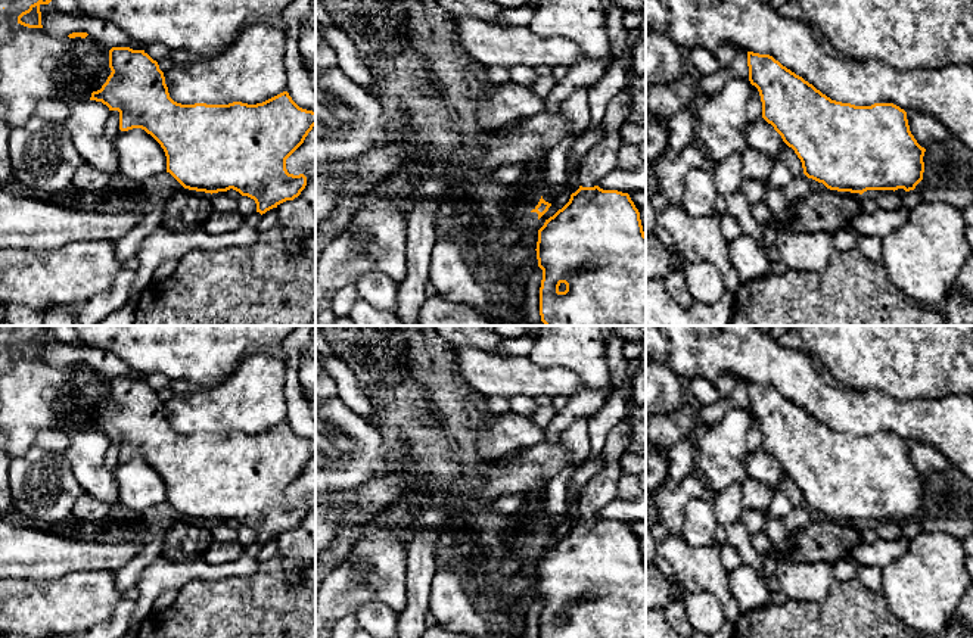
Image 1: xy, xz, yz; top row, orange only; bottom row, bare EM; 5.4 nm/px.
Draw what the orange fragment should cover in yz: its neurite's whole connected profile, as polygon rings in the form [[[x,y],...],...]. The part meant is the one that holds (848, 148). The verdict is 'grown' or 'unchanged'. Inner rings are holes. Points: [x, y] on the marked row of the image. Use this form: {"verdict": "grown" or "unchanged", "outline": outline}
{"verdict": "unchanged", "outline": [[[747,52],[749,81],[759,91],[762,118],[795,150],[803,174],[830,190],[914,190],[923,180],[926,149],[910,131],[907,112],[893,103],[855,106],[831,100],[770,55]]]}

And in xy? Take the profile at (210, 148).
{"verdict": "unchanged", "outline": [[[112,47],[109,50],[109,68],[111,75],[100,90],[91,93],[90,100],[102,102],[109,111],[118,111],[121,131],[142,128],[150,134],[165,152],[167,172],[184,189],[211,194],[233,189],[242,196],[254,199],[257,212],[261,215],[286,200],[293,200],[305,189],[307,177],[289,174],[286,159],[304,143],[315,125],[315,112],[299,108],[287,91],[257,105],[242,102],[181,105],[170,97],[164,72],[144,50]]]}

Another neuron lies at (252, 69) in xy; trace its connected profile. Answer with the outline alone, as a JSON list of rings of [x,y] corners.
[[[248,24],[223,53],[164,72],[170,97],[181,105],[262,103],[287,91],[285,46],[283,29]]]

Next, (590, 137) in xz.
[[[600,124],[597,128],[587,128],[572,143],[572,152],[581,164],[588,150],[591,150],[604,136],[604,127]]]

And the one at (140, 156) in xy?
[[[144,130],[118,131],[112,139],[119,172],[139,183],[167,172],[167,156],[161,144]]]

